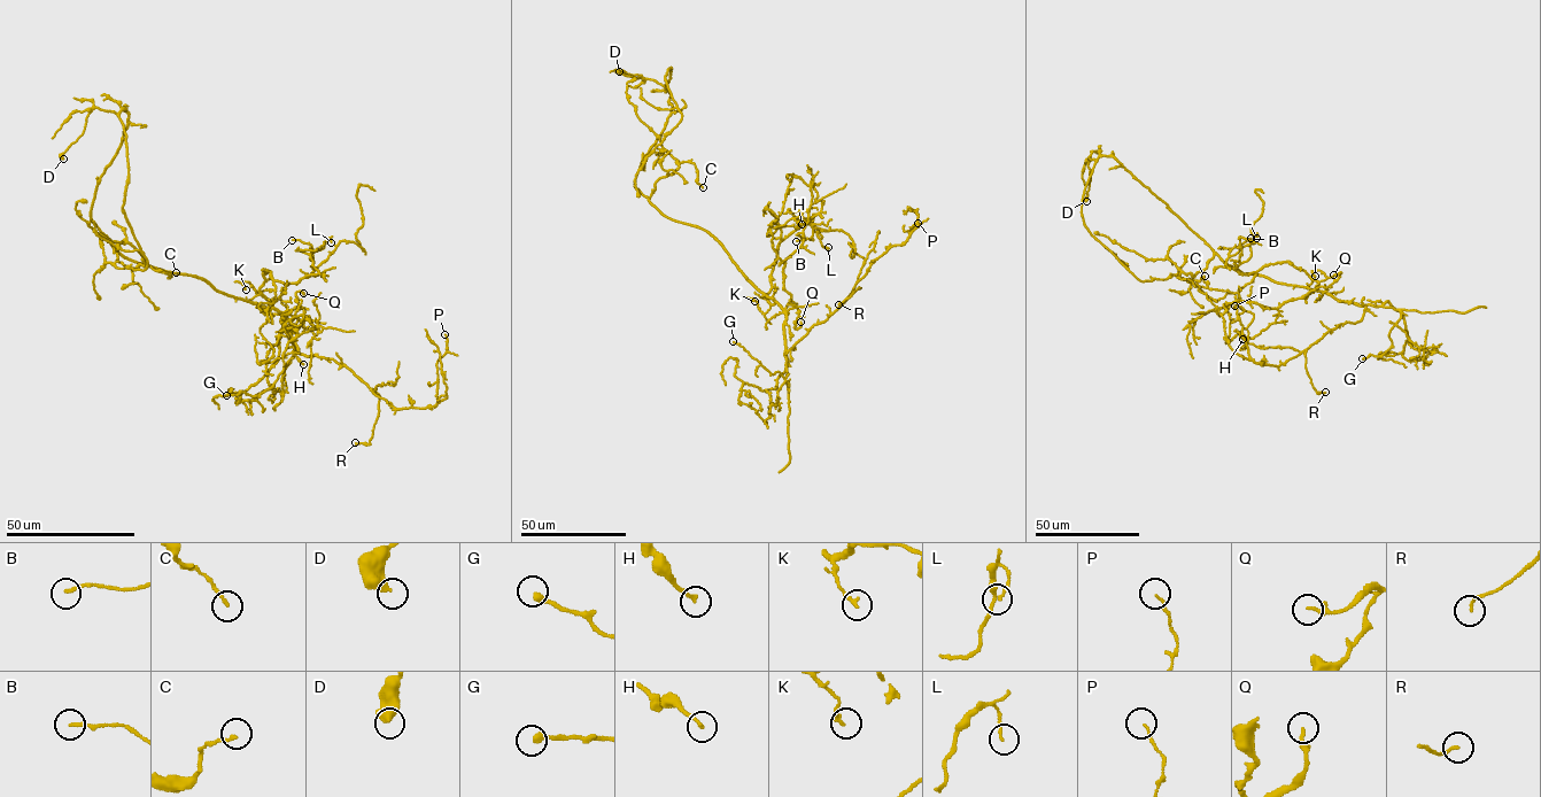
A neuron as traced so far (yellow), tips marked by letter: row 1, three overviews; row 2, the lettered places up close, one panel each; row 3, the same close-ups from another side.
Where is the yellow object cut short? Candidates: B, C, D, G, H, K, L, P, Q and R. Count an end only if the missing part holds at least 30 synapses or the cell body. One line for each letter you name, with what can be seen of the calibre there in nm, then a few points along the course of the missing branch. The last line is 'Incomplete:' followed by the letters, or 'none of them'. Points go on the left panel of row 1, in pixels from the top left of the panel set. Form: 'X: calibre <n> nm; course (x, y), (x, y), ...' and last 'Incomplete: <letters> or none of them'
Incomplete: none of them

